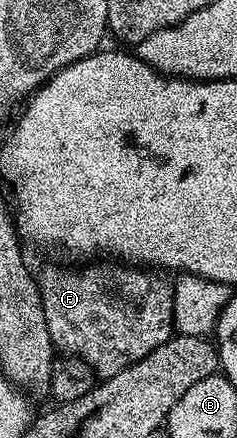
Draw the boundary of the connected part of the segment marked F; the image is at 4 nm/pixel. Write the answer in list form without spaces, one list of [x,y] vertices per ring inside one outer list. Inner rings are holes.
[[[46,271],[40,275],[44,321],[48,321],[55,348],[88,361],[95,376],[109,377],[168,342],[175,334],[175,288],[157,279],[157,274],[146,274],[150,275],[120,276],[118,291],[122,295],[106,295],[102,271]]]

